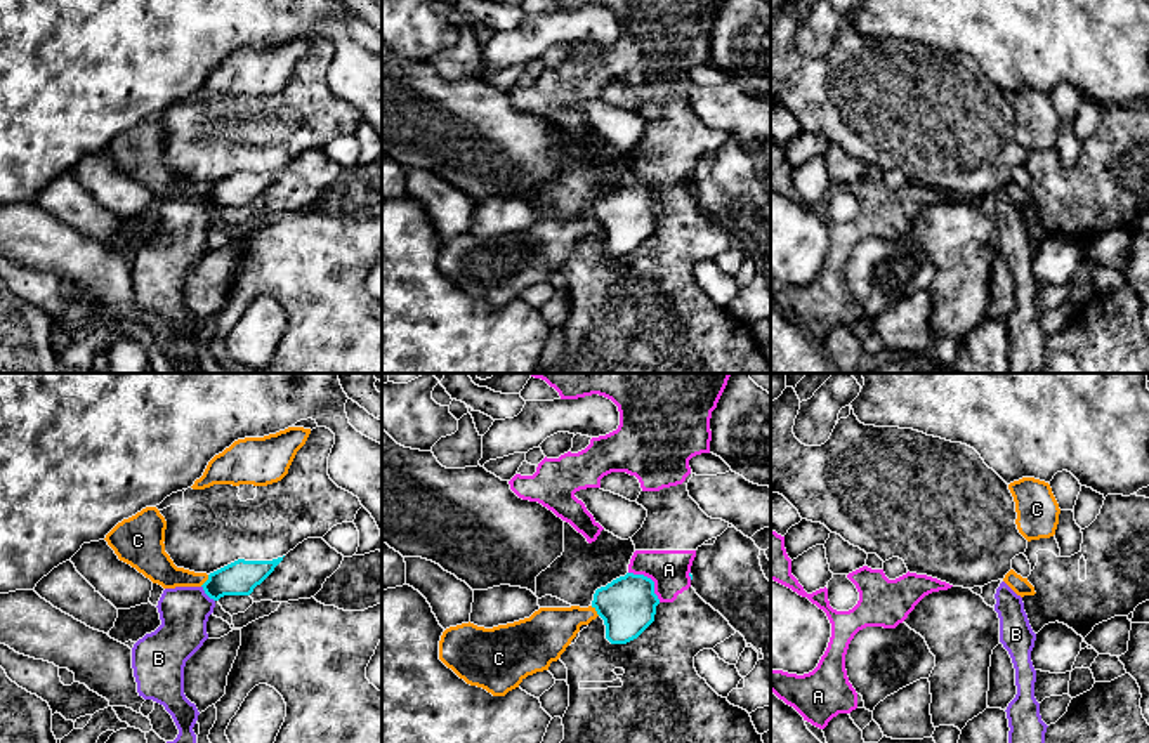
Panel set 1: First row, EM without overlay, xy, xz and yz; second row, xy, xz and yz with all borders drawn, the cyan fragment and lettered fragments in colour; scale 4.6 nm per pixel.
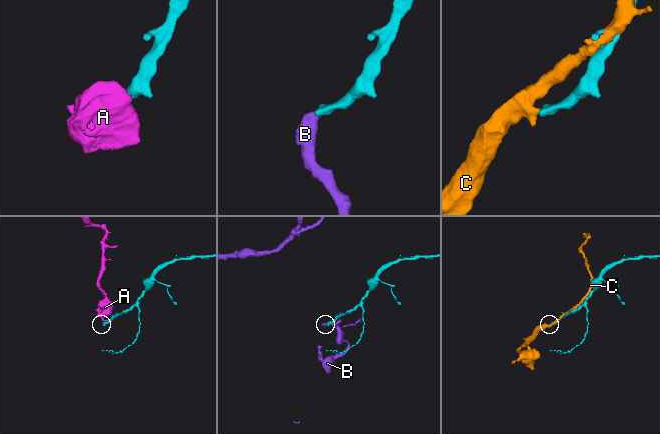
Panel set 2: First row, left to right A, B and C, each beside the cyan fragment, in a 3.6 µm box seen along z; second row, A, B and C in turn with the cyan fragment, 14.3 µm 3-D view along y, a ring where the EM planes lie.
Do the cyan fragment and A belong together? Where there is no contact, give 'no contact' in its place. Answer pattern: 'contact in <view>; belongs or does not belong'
contact in xz; does not belong

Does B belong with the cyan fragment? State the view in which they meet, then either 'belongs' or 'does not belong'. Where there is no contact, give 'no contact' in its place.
xy | belongs

